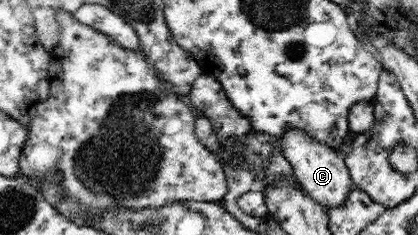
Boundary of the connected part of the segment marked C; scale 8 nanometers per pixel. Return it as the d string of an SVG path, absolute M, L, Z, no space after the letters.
M302 129L286 130L280 138L280 144L282 144L282 154L294 170L294 179L298 180L298 184L306 194L326 209L343 206L348 192L355 185L345 161L337 151L324 143L314 141Z

